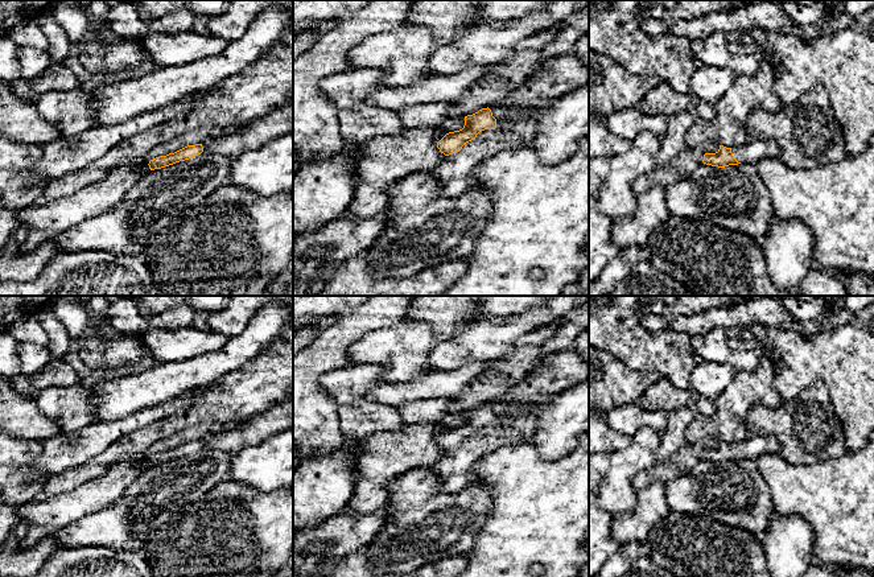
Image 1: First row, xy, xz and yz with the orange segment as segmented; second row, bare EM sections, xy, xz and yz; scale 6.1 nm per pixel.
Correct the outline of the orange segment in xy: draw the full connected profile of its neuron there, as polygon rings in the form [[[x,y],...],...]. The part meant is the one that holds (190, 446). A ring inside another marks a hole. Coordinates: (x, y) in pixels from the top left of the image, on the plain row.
[[[293,395],[272,404],[264,412],[248,417],[236,429],[206,434],[202,440],[187,441],[174,449],[149,457],[151,466],[161,465],[201,450],[203,446],[236,454],[247,446],[255,446],[275,433],[293,428]]]

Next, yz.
[[[774,434],[750,436],[742,442],[726,444],[720,441],[716,449],[705,449],[702,458],[712,462],[725,463],[742,458],[756,459],[762,454],[778,454],[780,444]]]

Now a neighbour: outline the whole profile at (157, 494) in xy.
[[[202,448],[149,466],[111,506],[63,527],[54,537],[66,549],[106,547],[143,552],[151,535],[182,507],[228,478],[231,458],[227,452]]]

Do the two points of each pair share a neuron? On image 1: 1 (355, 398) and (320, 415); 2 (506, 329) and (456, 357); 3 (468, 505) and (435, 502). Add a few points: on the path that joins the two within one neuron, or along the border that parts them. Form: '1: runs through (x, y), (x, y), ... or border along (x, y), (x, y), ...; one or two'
1: border along (320, 380), (336, 402), (345, 437); two
2: runs through (494, 337), (468, 346); one
3: runs through (460, 505), (442, 503); one

